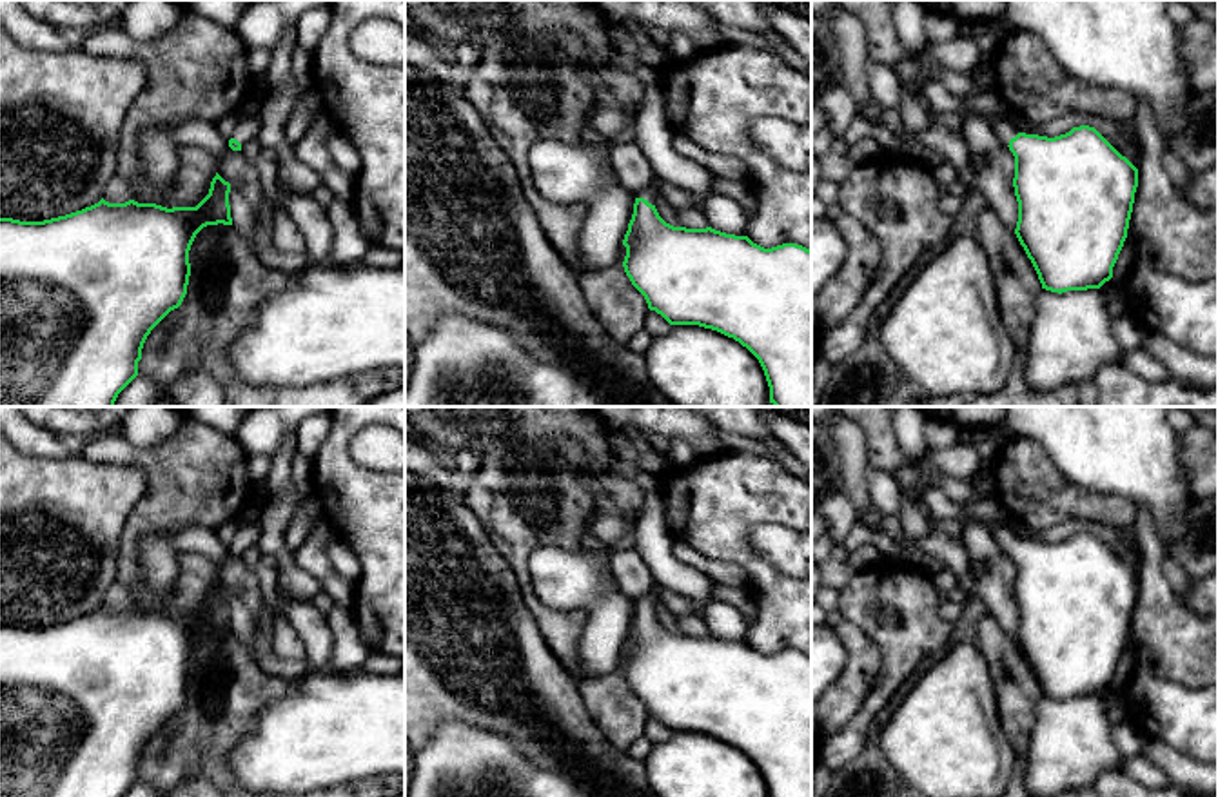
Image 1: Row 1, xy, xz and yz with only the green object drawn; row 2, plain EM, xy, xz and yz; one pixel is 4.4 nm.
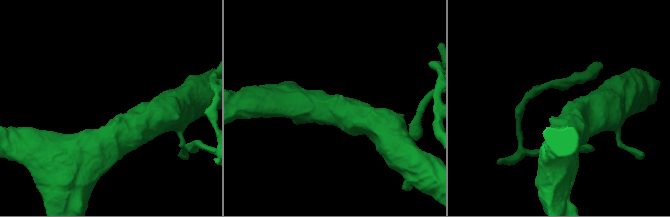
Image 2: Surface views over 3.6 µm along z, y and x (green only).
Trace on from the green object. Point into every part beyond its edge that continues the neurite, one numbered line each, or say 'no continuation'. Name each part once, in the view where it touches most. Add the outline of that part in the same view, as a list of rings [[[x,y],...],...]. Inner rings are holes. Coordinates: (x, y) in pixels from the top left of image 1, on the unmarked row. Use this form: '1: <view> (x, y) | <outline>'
1: xz (654, 596) | [[[652,588],[643,595],[635,605],[644,605],[648,610],[655,612],[657,605],[664,599],[664,594],[659,588]]]

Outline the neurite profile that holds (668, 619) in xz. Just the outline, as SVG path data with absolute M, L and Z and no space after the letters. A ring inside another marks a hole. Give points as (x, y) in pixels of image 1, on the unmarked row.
M666 599L659 601L659 605L655 608L655 615L666 630L670 630L673 634L684 634L679 625L677 615L670 612Z

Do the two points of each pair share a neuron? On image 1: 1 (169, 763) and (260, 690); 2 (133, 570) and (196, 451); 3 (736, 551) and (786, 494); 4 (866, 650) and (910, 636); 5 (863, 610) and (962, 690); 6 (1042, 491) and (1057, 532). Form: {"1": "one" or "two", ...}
{"1": "one", "2": "one", "3": "one", "4": "two", "5": "two", "6": "two"}

